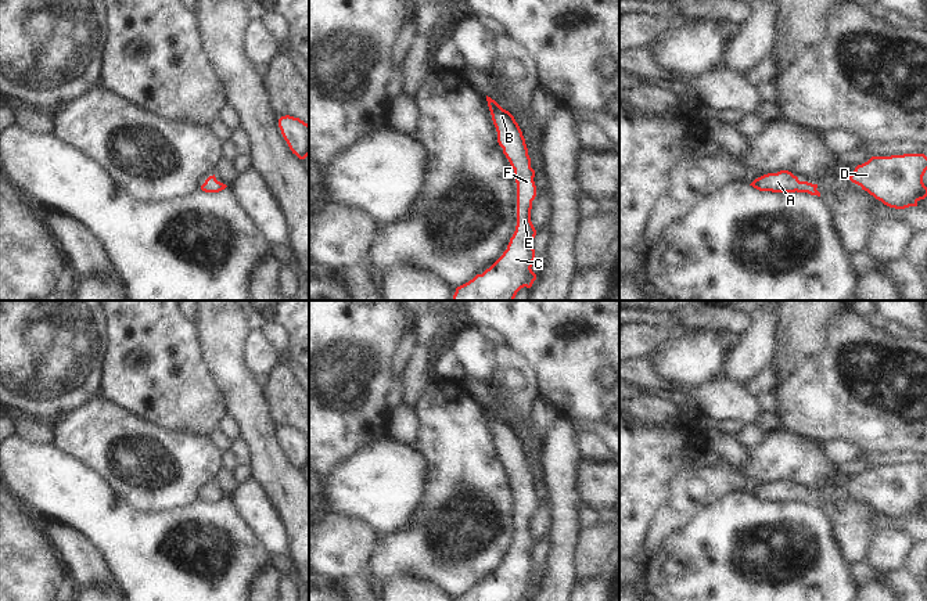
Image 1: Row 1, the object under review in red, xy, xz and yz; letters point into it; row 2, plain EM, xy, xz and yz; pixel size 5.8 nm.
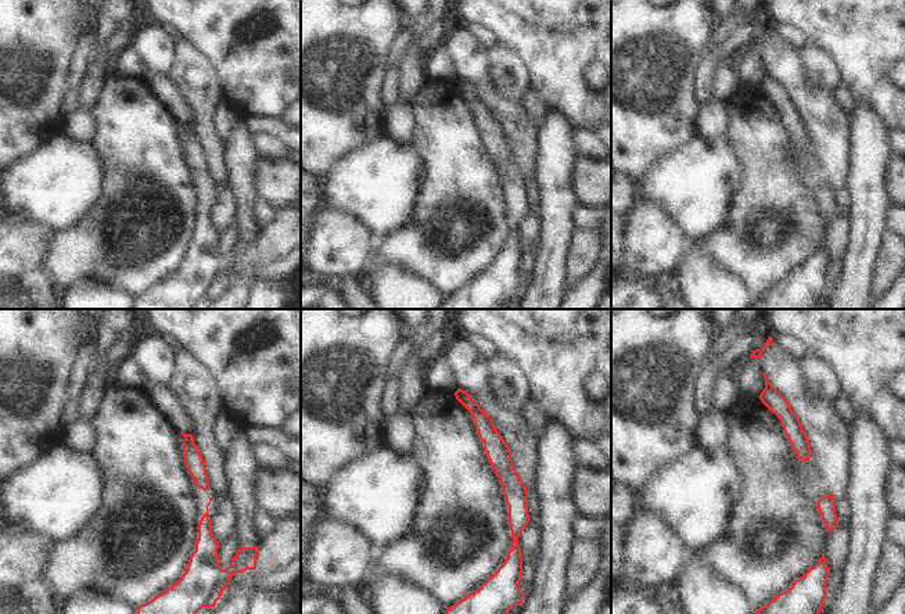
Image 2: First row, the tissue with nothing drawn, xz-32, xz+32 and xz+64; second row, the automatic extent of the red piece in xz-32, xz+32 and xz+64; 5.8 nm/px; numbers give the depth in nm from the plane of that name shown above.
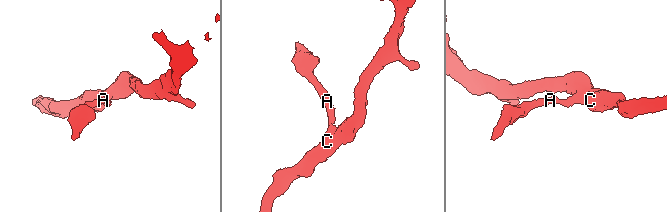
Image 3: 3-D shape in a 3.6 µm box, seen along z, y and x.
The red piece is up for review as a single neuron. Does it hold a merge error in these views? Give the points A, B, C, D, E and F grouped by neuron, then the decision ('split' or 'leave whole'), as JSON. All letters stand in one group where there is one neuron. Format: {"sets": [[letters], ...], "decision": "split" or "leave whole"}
{"sets": [["A", "B", "C", "D", "E", "F"]], "decision": "leave whole"}

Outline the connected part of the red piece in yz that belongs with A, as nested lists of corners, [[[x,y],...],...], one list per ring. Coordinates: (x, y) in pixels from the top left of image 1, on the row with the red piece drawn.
[[[780,170],[777,173],[768,173],[755,179],[750,186],[759,191],[772,191],[772,192],[808,192],[811,195],[820,197],[820,192],[816,190],[818,184],[808,181],[800,181],[788,170]]]

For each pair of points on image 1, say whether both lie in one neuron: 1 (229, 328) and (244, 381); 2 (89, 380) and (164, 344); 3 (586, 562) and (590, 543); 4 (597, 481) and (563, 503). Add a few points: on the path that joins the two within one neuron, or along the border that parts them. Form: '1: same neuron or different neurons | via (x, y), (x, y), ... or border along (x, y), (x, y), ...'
1: same neuron | via (229, 341), (229, 364), (232, 369)
2: different neurons | border along (110, 341), (103, 393)
3: same neuron | via (589, 558), (590, 547)
4: different neurons | border along (582, 460), (581, 495), (586, 501)

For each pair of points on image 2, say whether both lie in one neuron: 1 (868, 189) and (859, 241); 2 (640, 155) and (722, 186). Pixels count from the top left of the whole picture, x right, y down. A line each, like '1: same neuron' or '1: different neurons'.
1: same neuron
2: different neurons

